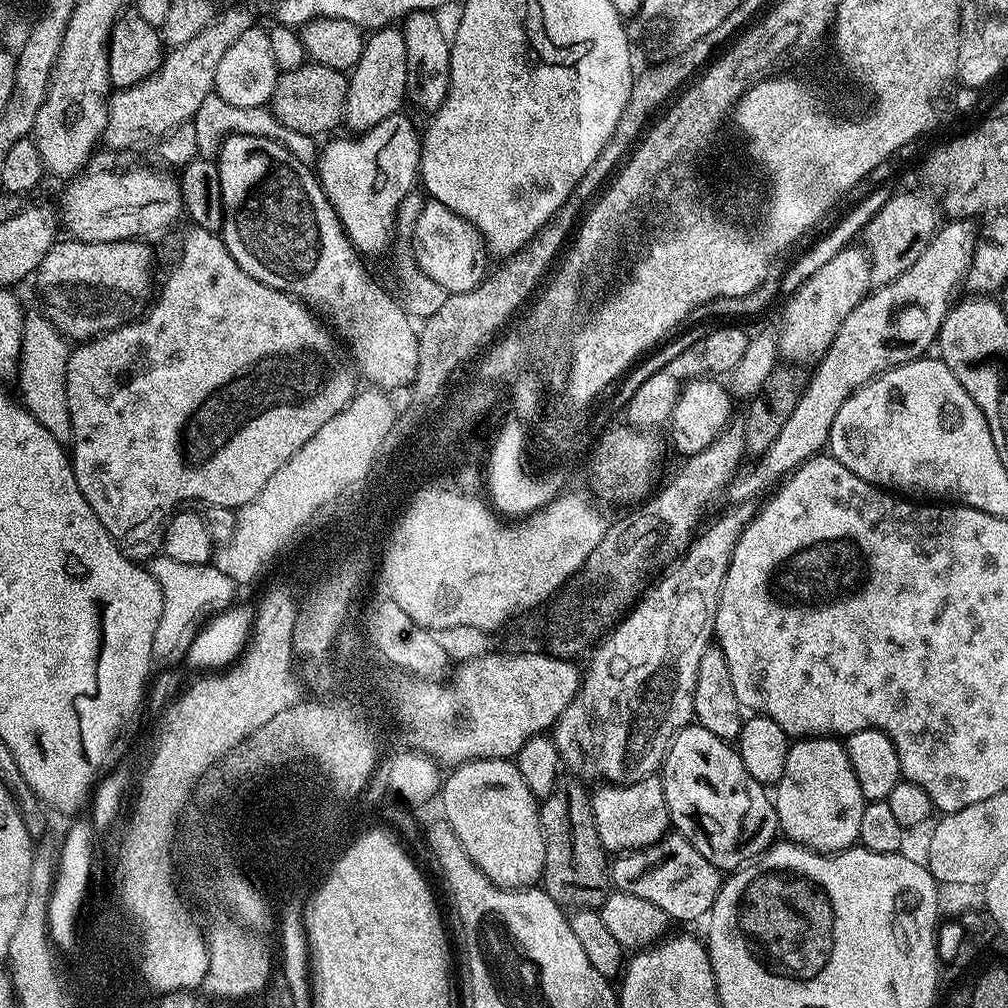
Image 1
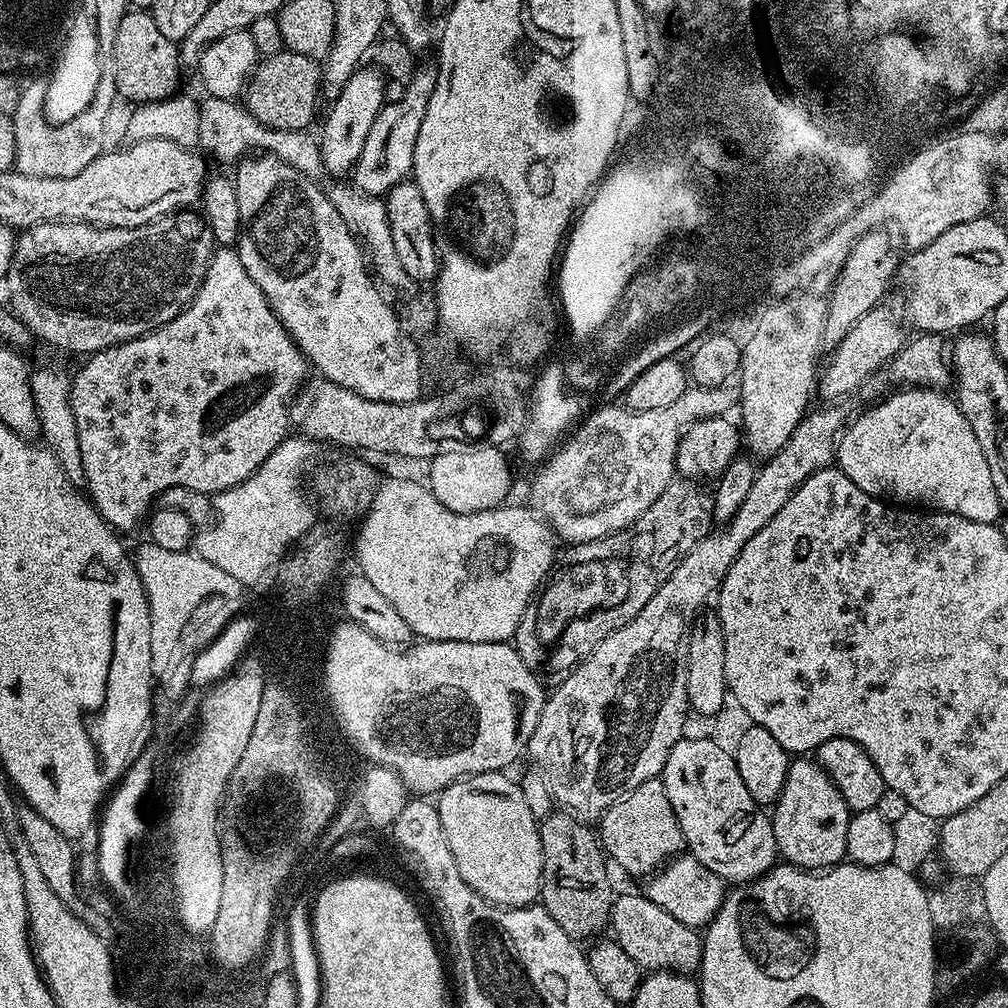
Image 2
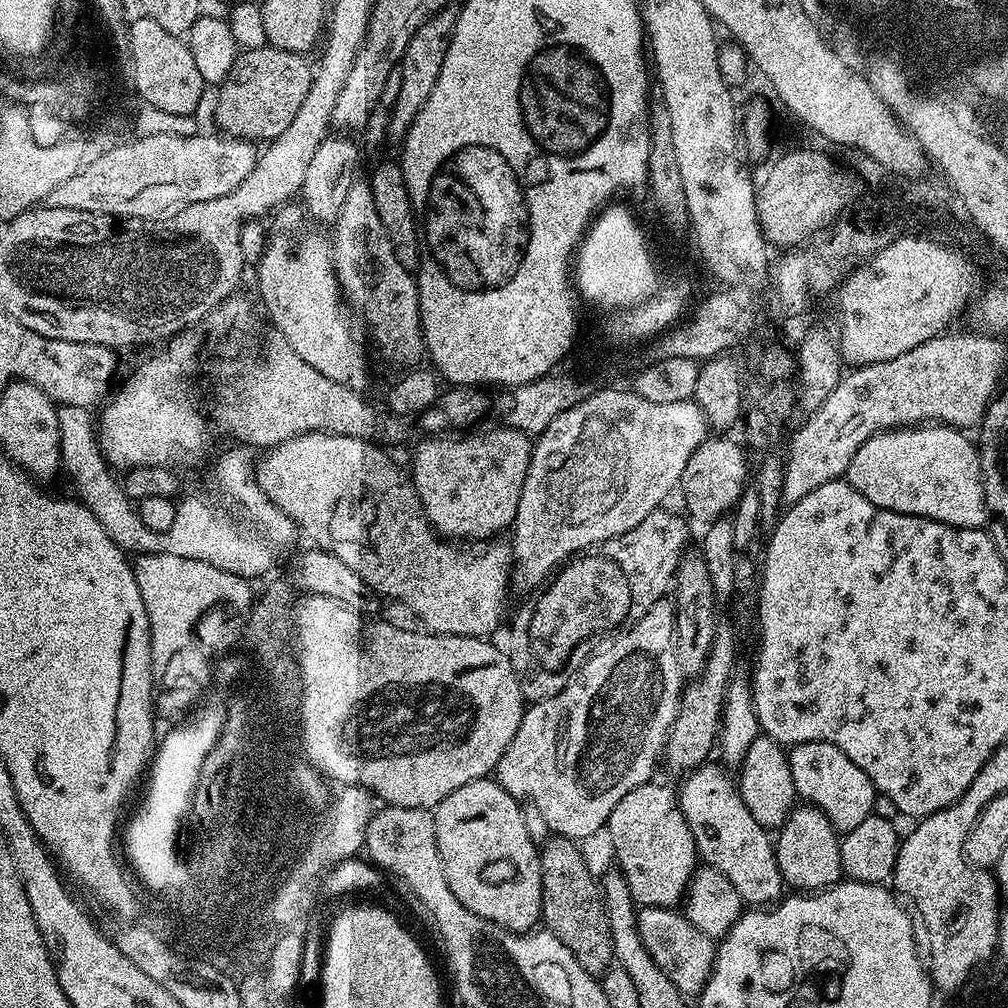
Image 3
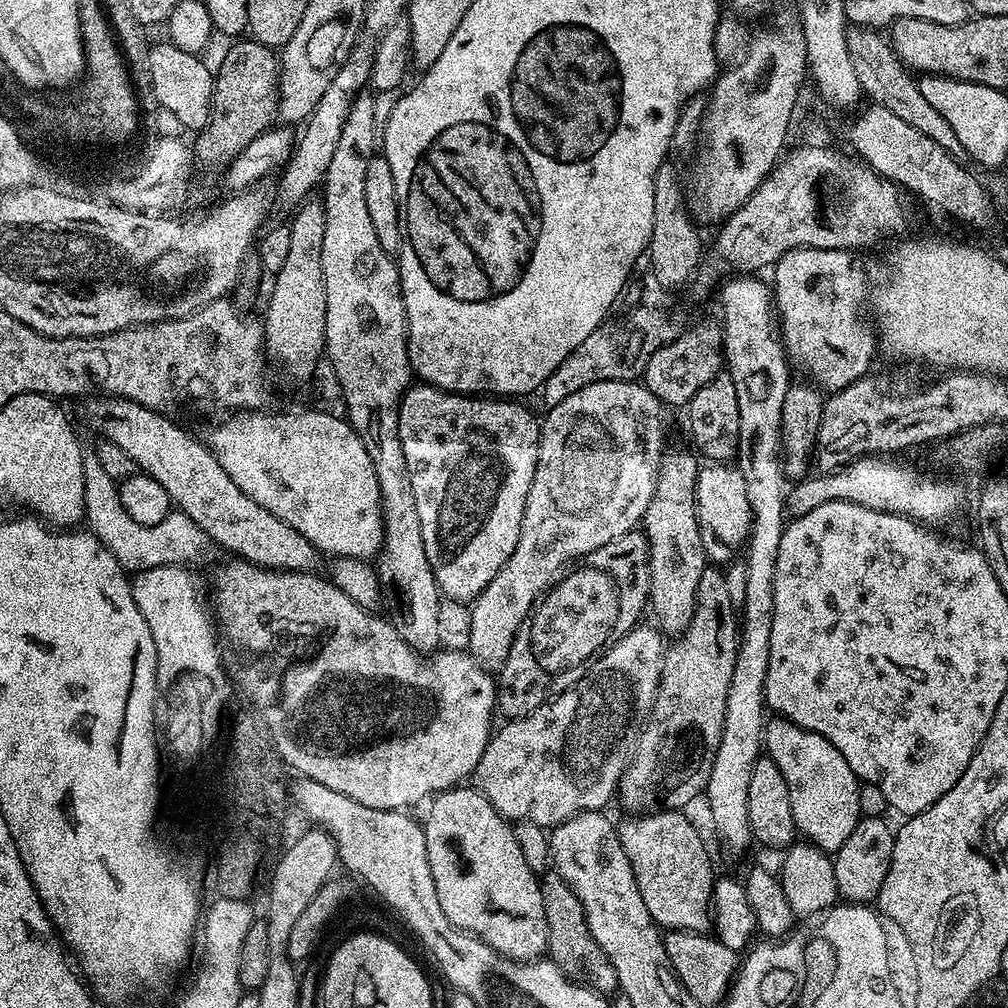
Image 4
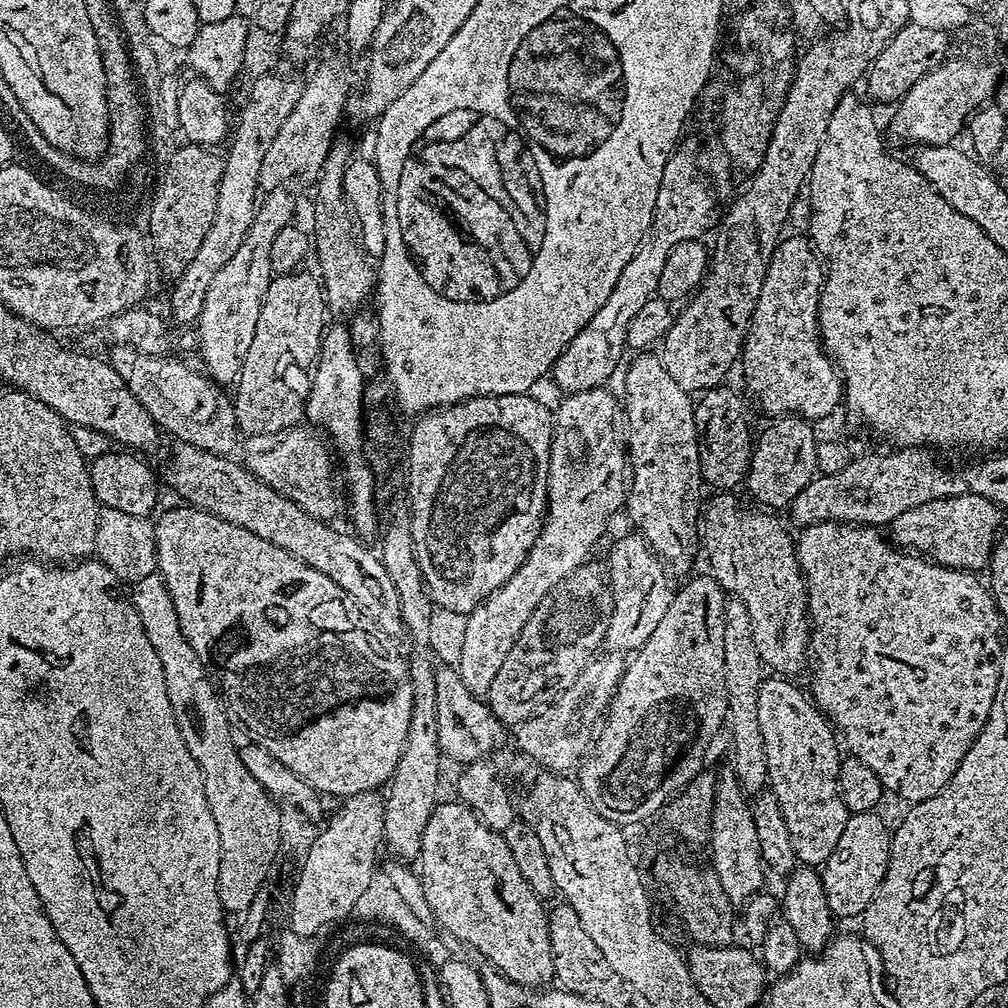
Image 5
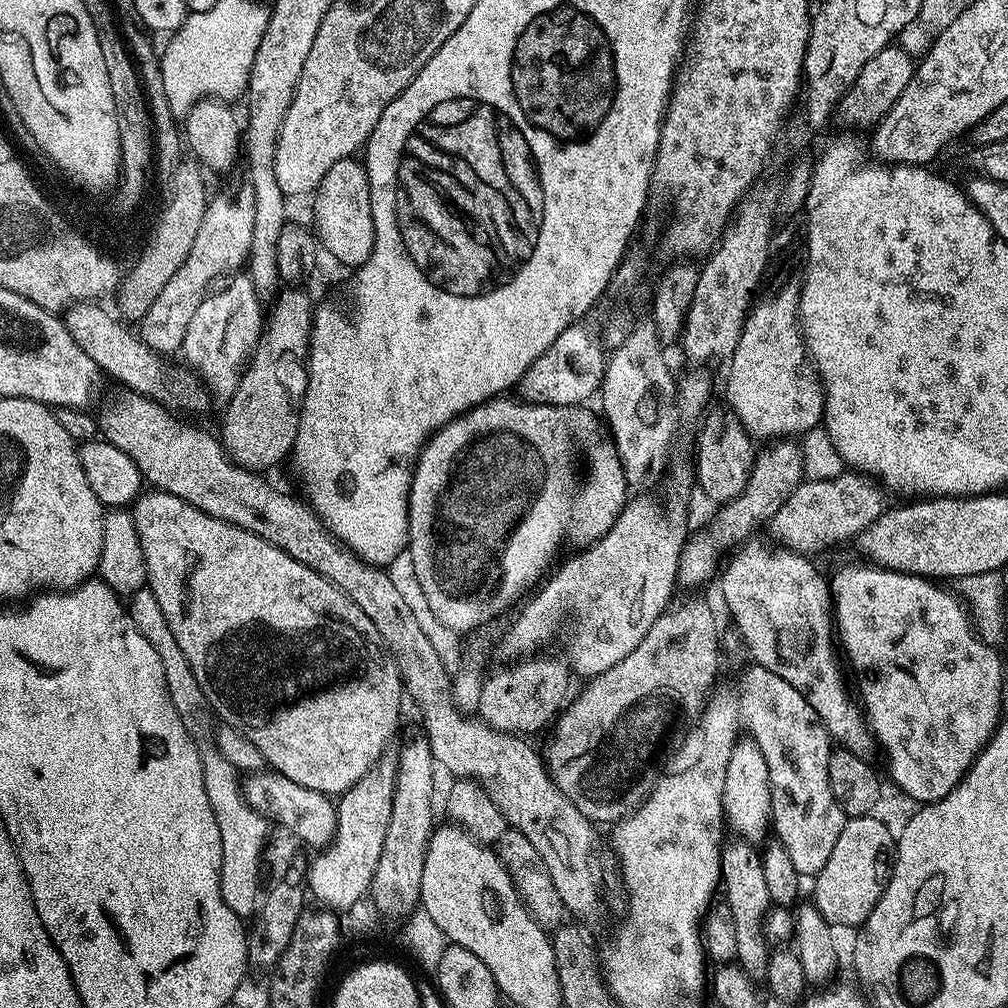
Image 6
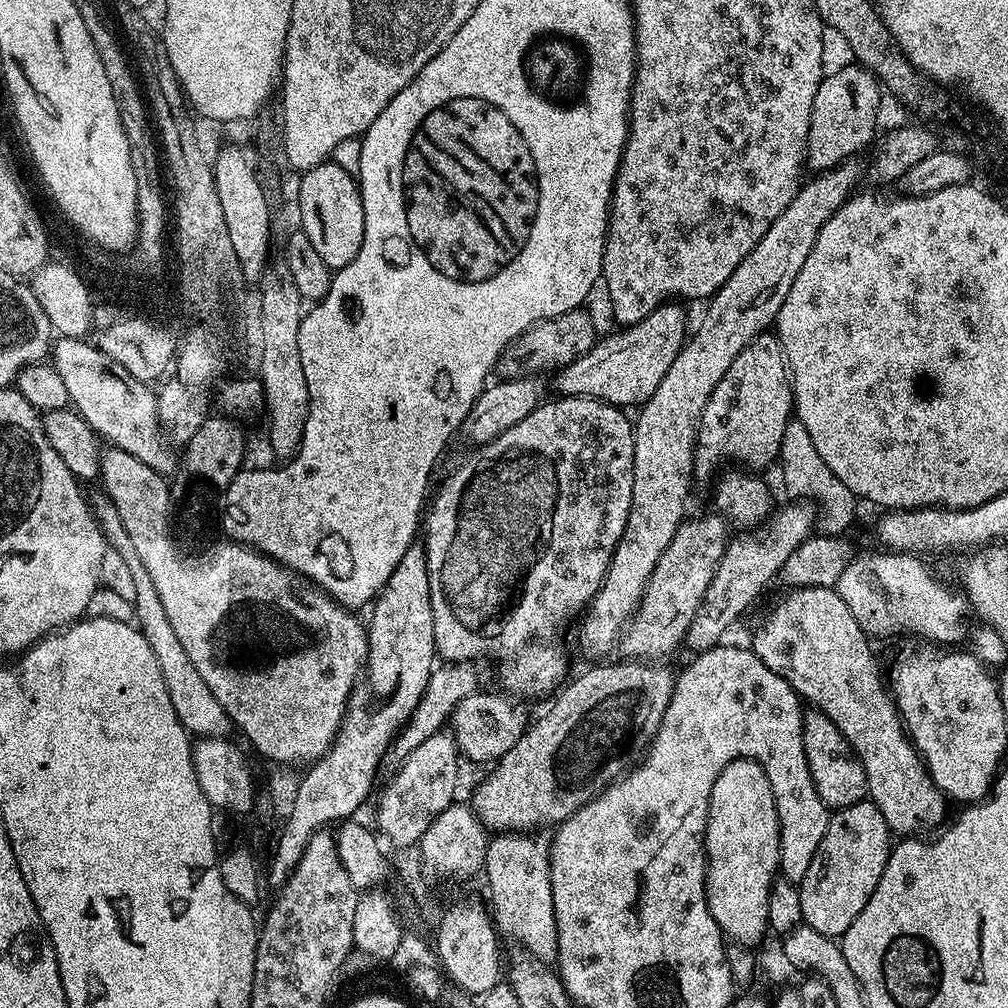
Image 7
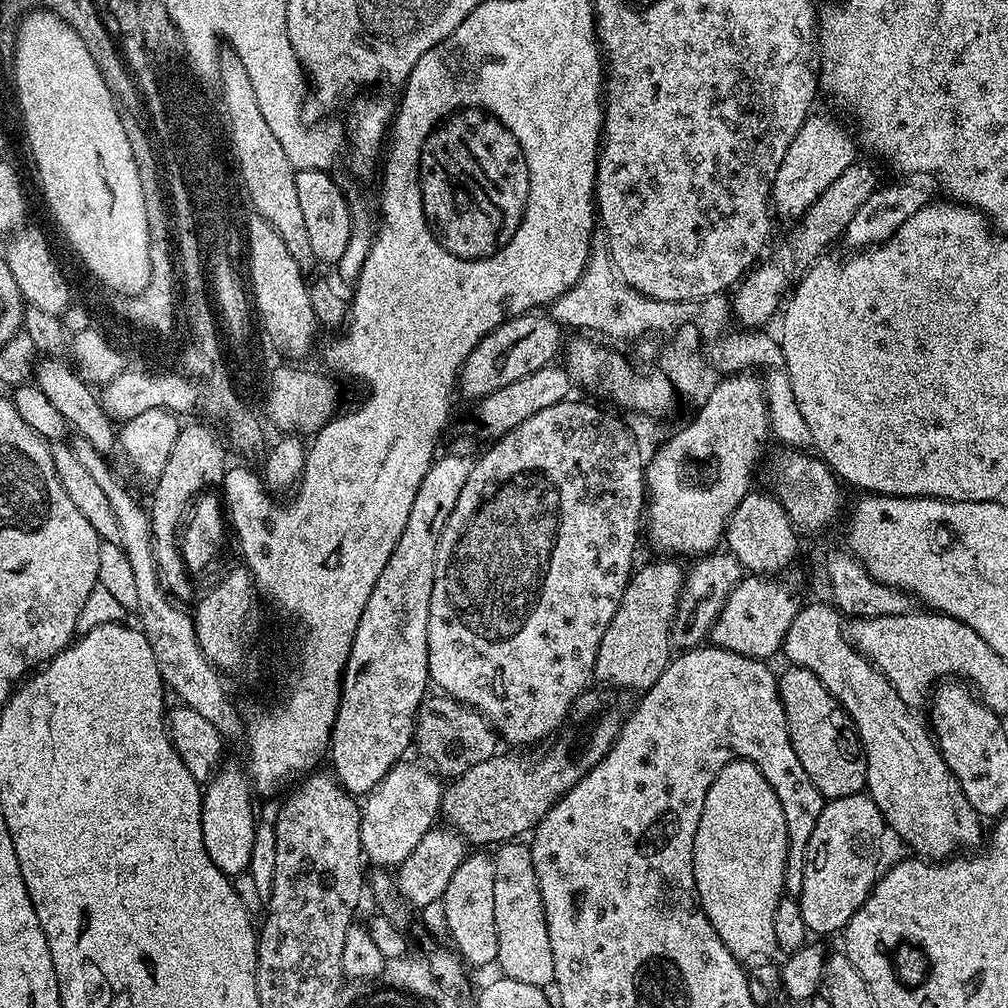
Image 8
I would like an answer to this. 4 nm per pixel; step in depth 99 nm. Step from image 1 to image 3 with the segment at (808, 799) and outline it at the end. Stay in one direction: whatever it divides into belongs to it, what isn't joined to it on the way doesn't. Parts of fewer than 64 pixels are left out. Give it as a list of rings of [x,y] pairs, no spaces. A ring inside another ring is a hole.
[[[811,806],[793,808],[774,840],[778,870],[785,885],[789,889],[811,894],[840,883],[844,876],[840,841],[836,827],[828,821],[826,814]]]

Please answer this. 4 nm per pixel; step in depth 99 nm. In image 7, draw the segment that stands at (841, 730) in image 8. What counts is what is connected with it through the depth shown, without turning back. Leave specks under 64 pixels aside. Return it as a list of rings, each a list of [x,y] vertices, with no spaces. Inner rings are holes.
[[[810,710],[803,722],[803,746],[806,750],[807,765],[814,778],[819,797],[830,810],[857,804],[868,796],[868,779],[859,756],[845,740],[845,736],[834,726],[830,718],[821,712]]]

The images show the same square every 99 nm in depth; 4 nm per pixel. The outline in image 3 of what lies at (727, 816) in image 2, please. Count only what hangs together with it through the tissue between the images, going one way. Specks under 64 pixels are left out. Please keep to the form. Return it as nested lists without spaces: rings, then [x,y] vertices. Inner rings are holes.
[[[705,762],[700,767],[693,768],[691,772],[683,777],[684,785],[678,788],[680,809],[696,839],[699,859],[705,865],[726,874],[726,878],[730,878],[730,882],[734,882],[734,886],[740,897],[744,899],[745,905],[775,905],[785,895],[786,885],[782,874],[778,870],[773,837],[770,835],[769,829],[758,826],[758,822],[754,822],[754,814],[750,814],[750,810],[746,810],[739,791],[734,787],[733,777],[731,780],[723,772],[725,769],[719,763],[716,763],[717,765],[712,763]]]

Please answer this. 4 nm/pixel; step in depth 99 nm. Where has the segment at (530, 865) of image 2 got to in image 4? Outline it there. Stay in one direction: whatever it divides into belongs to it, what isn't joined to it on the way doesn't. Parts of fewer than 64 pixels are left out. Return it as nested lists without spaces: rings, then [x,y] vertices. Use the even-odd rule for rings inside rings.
[[[457,786],[448,789],[447,792],[439,793],[431,801],[432,809],[428,812],[428,817],[423,817],[424,837],[426,838],[426,858],[430,858],[430,874],[434,874],[434,890],[438,890],[438,902],[442,905],[442,910],[450,918],[450,922],[459,928],[464,928],[467,932],[472,932],[478,938],[485,940],[490,947],[498,950],[502,955],[509,956],[511,960],[535,960],[543,957],[548,950],[548,927],[546,926],[546,910],[542,902],[542,890],[537,873],[532,871],[531,866],[526,862],[522,854],[522,846],[518,846],[516,829],[485,796],[480,793],[475,786]]]

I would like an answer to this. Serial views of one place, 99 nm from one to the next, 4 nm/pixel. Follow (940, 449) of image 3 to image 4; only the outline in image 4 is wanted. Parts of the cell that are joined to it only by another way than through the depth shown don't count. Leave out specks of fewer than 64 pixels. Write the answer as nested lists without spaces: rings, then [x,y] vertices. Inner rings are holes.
[[[884,454],[862,456],[831,474],[820,474],[817,477],[817,480],[807,481],[808,488],[804,482],[796,482],[789,487],[788,496],[784,500],[784,511],[789,517],[806,514],[814,510],[814,506],[822,506],[822,502],[845,500],[870,510],[910,516],[917,522],[932,522],[928,520],[944,520],[954,515],[964,504],[964,492],[958,485],[948,480],[923,476],[914,465],[907,464],[904,458],[889,458]]]

